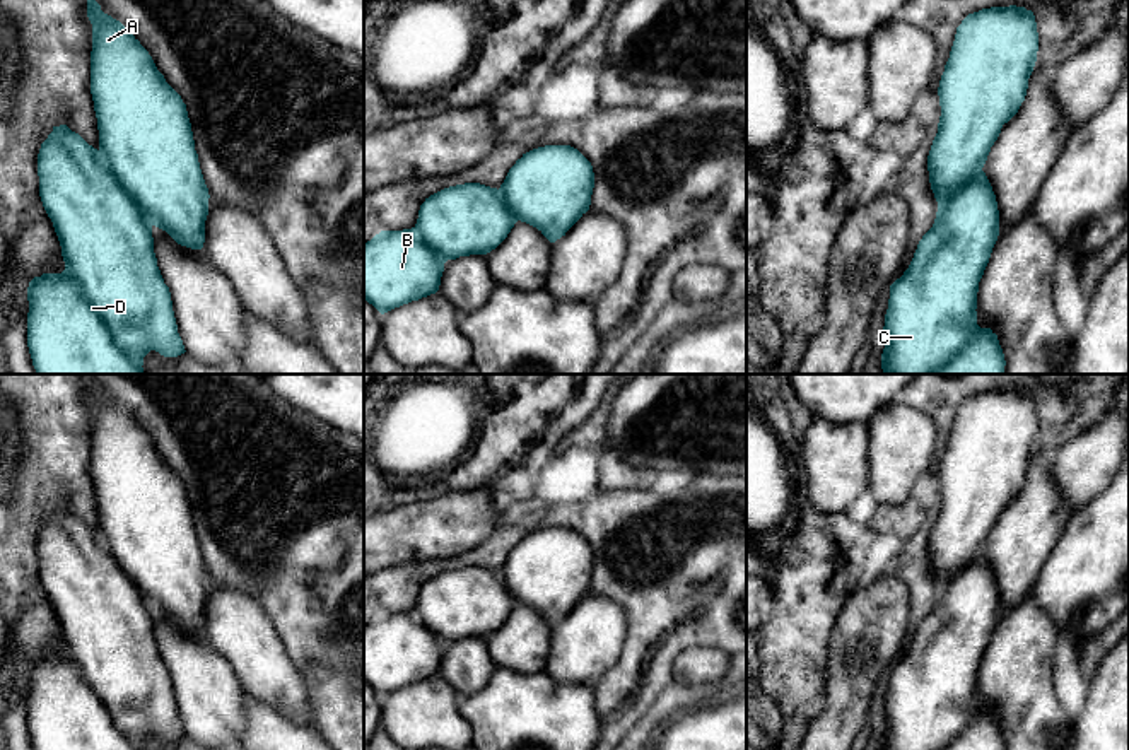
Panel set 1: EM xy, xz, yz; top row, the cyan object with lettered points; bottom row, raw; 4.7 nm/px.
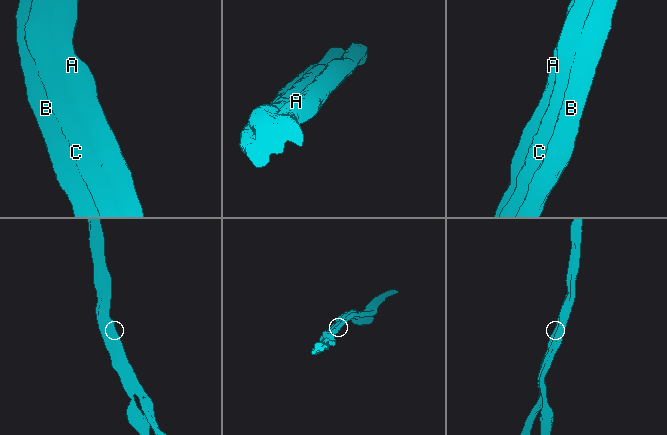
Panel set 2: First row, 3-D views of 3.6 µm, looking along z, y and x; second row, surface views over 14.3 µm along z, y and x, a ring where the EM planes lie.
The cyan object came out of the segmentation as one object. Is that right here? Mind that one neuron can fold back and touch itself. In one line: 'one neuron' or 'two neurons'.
one neuron

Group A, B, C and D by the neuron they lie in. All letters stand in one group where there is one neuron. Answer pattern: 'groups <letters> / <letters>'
groups A B C D

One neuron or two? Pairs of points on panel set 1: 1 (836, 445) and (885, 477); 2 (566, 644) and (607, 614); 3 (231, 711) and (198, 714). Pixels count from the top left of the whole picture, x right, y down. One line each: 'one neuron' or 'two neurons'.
1: two neurons
2: one neuron
3: one neuron

